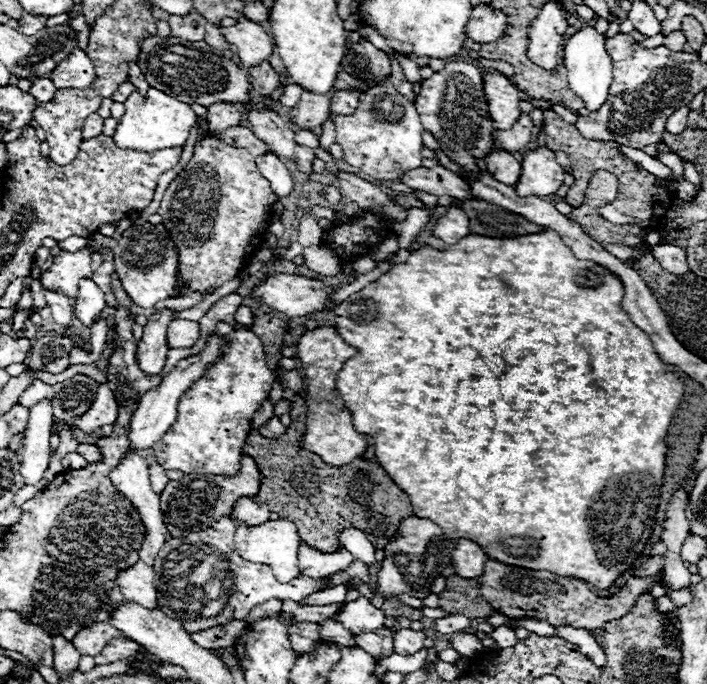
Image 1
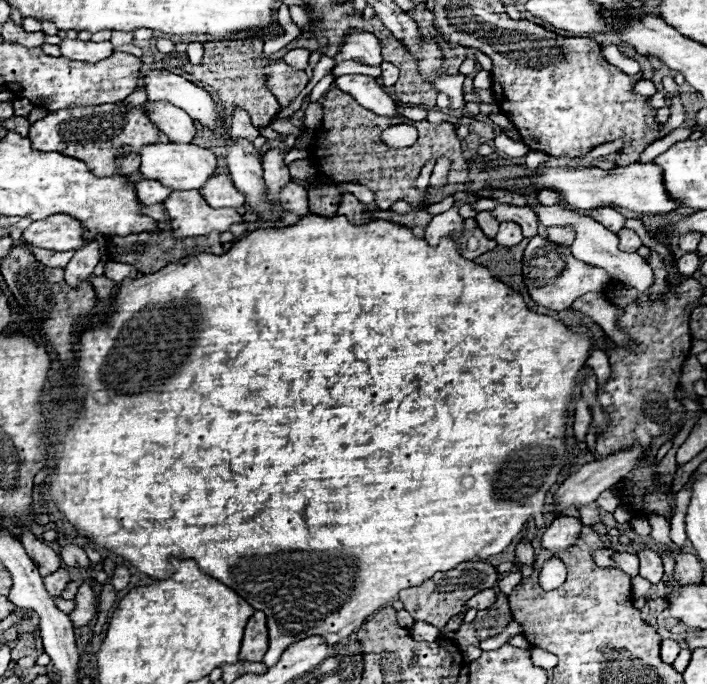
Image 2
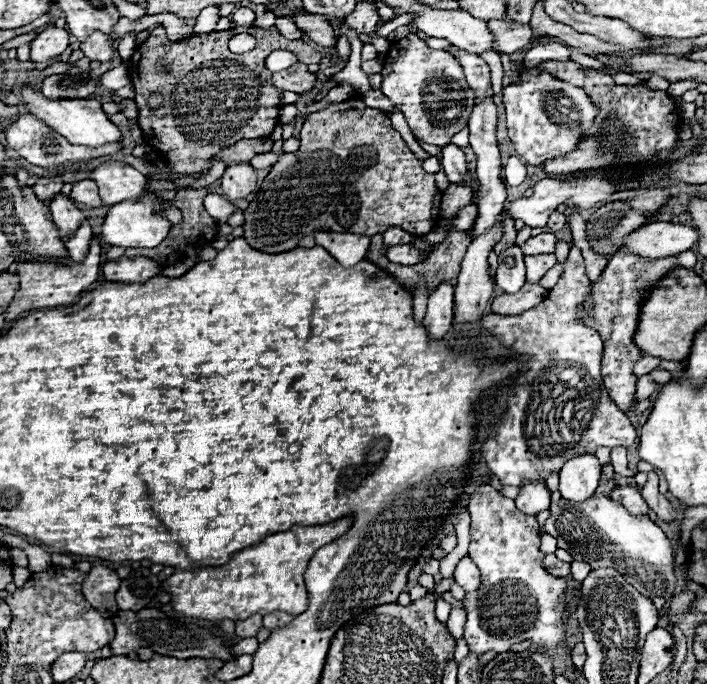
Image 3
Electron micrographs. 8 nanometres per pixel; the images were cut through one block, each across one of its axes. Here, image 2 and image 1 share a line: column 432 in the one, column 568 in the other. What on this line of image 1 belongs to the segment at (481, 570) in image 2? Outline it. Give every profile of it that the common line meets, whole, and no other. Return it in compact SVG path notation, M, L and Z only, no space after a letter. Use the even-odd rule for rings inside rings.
M488 560L484 574L480 578L476 578L480 584L480 592L484 596L486 602L490 602L498 612L502 612L508 618L540 618L540 620L548 620L554 626L572 626L572 628L588 628L588 630L596 630L602 628L606 622L610 620L618 620L622 616L628 614L628 610L634 606L634 602L638 600L638 596L642 592L648 592L654 584L662 582L662 574L656 578L630 578L616 594L612 596L596 596L588 584L580 578L572 578L572 576L554 576L548 570L528 570L528 568L520 568L520 566L510 566L510 564L502 564L498 560Z

